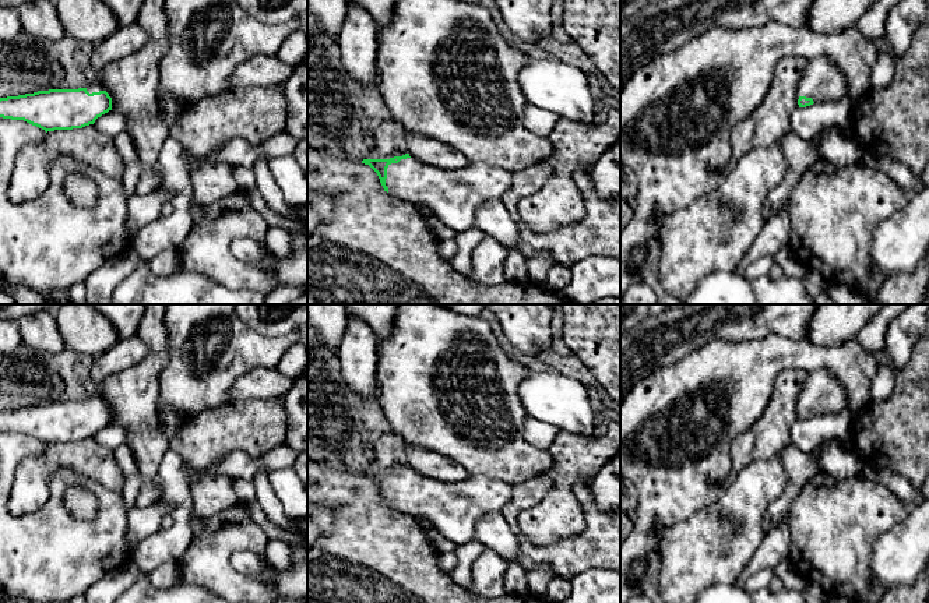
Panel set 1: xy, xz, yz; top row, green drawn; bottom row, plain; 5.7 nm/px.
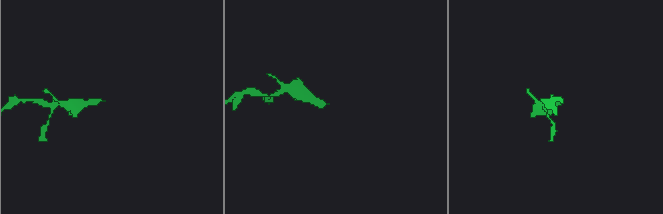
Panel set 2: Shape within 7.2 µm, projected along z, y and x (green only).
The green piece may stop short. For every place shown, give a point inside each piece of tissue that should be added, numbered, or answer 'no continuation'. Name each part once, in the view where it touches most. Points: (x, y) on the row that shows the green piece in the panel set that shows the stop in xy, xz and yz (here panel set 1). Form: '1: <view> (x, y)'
1: xz (454, 196)

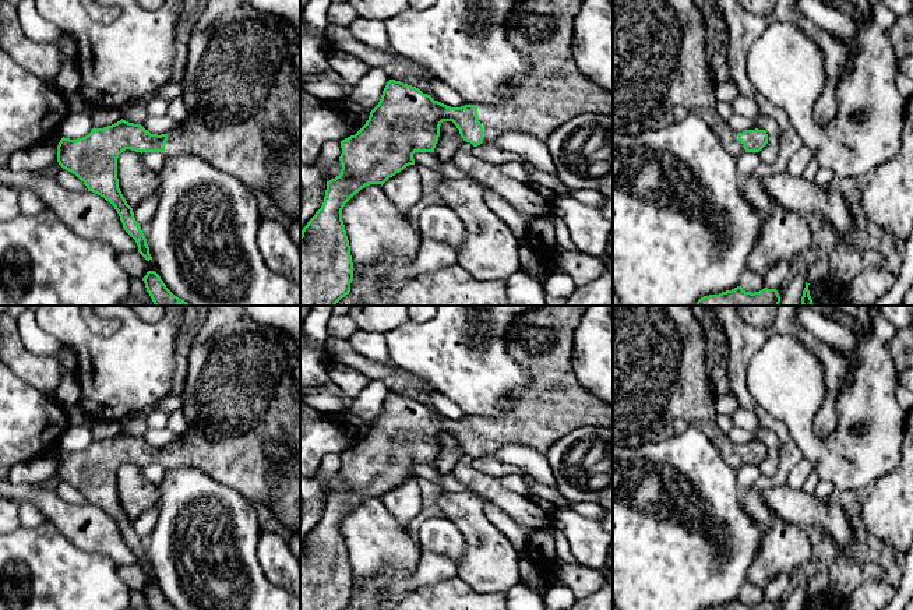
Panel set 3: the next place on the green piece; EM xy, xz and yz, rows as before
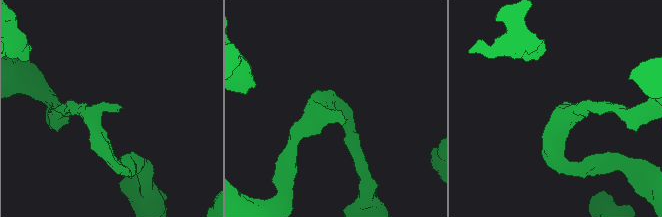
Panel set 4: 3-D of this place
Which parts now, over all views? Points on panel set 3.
1: xz (554, 91)

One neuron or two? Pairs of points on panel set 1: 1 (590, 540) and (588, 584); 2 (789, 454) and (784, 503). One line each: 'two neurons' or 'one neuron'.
1: two neurons
2: one neuron

